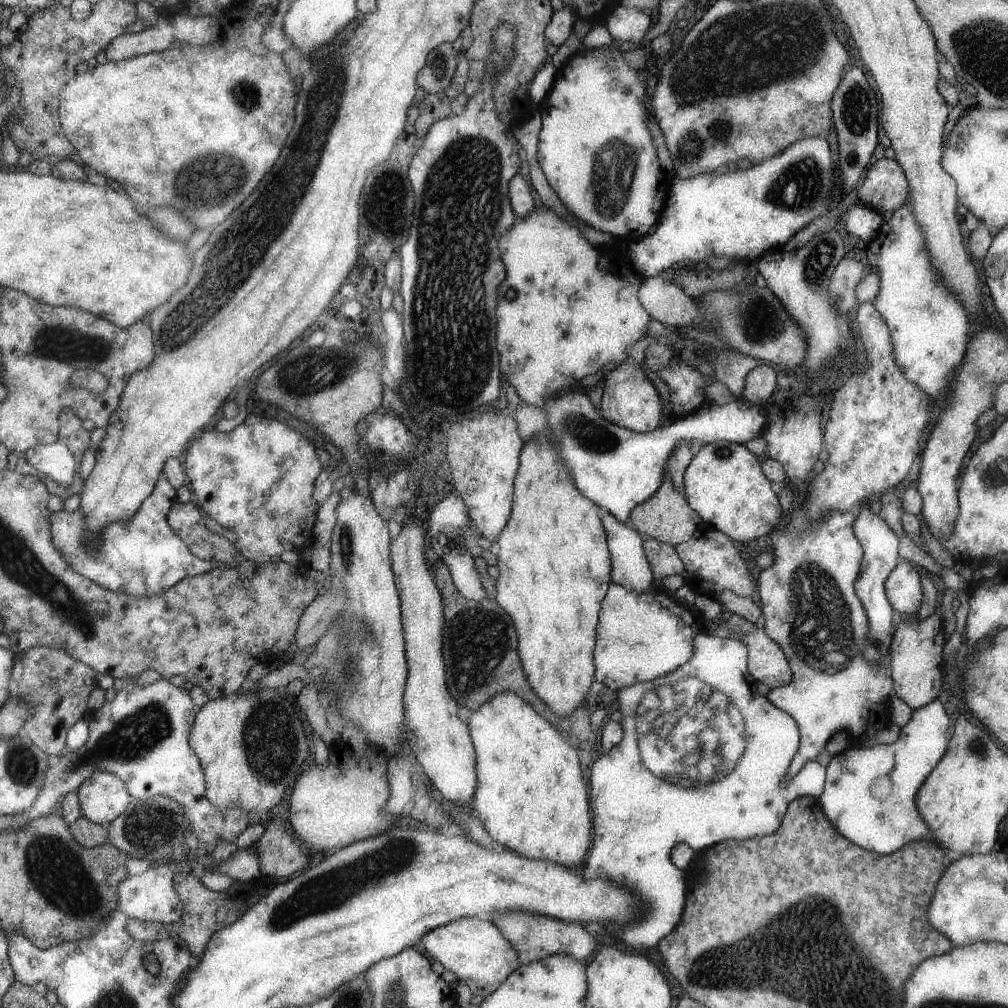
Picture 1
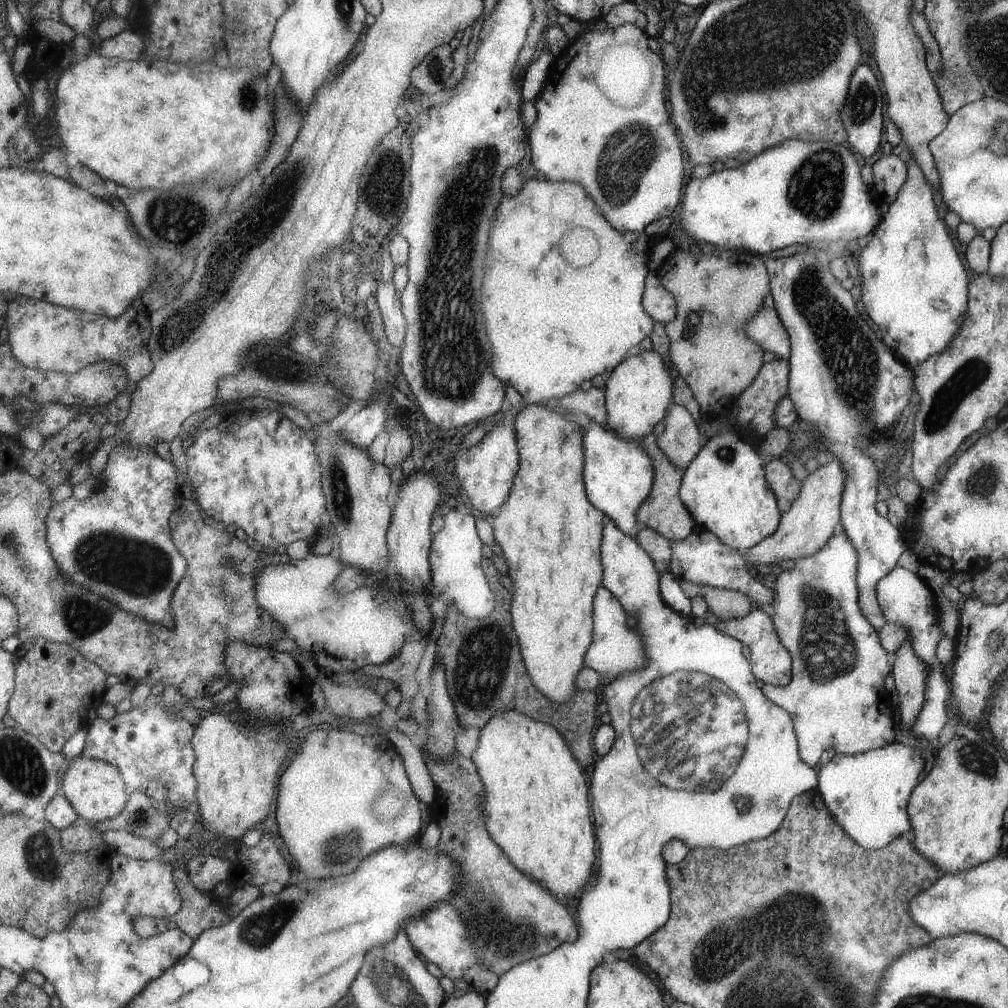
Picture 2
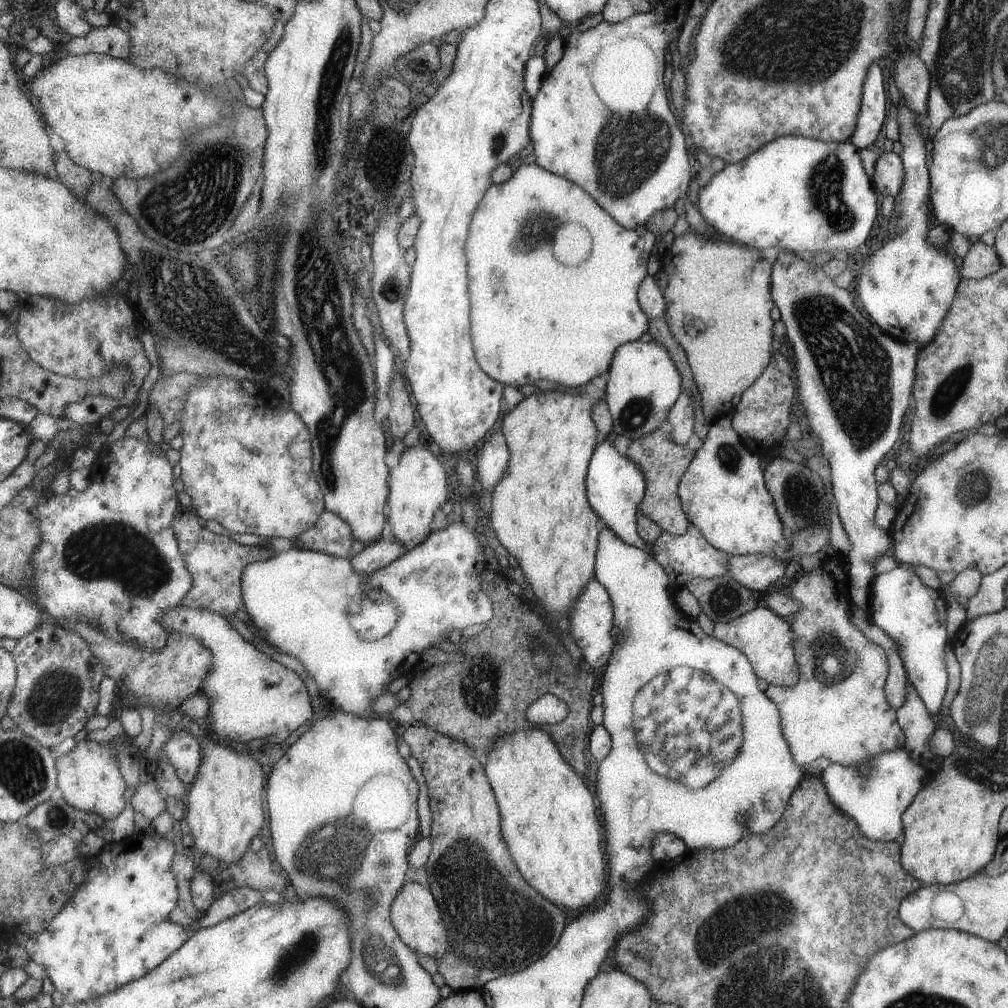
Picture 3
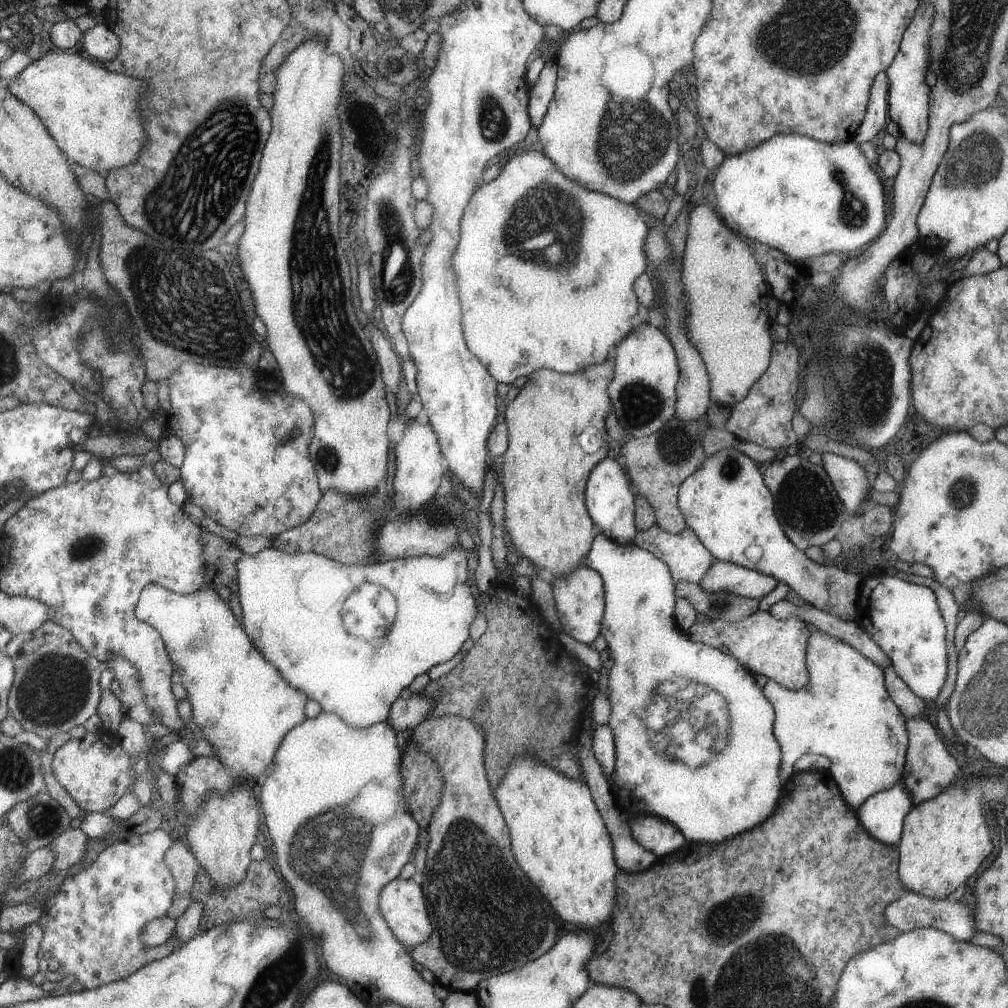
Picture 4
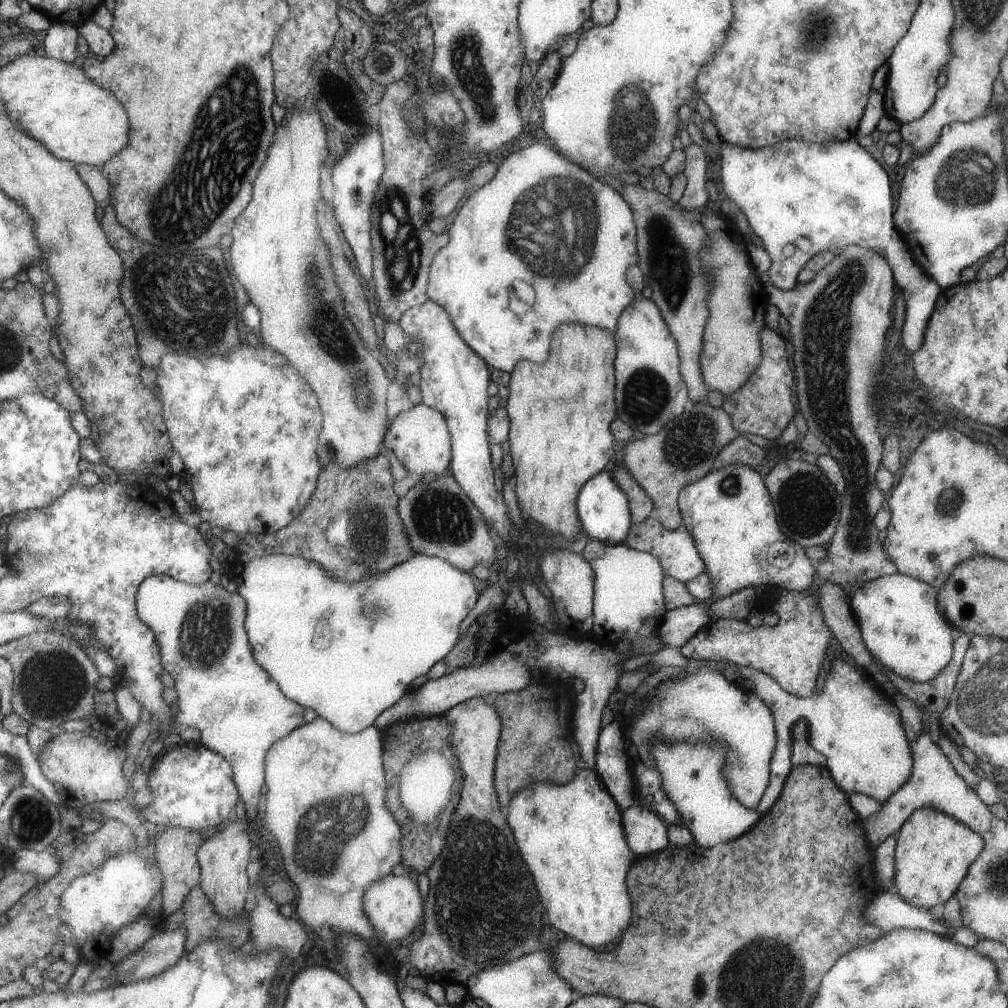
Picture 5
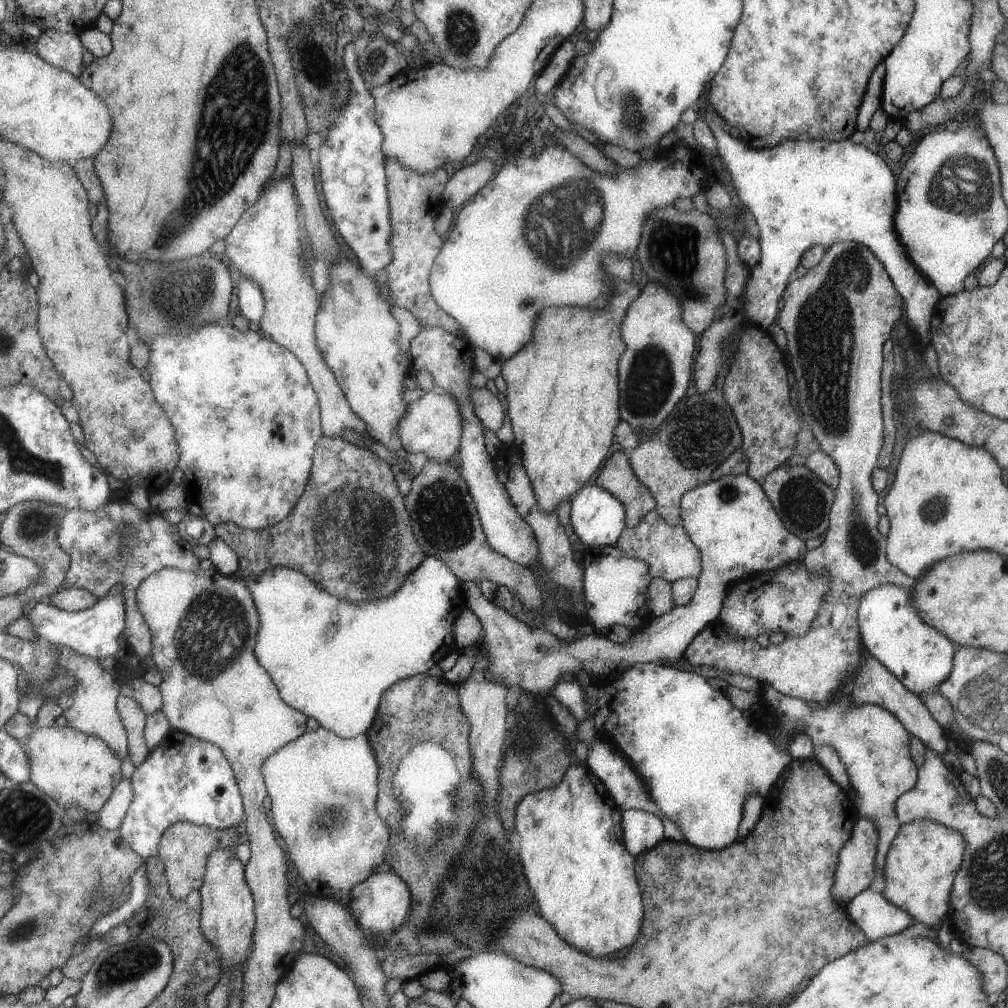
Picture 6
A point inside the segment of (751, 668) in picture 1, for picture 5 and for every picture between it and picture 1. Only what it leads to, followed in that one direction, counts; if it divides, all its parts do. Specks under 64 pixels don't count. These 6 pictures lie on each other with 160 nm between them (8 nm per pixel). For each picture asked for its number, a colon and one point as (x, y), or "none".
2: (770, 662)
3: (765, 639)
4: (771, 648)
5: (790, 652)

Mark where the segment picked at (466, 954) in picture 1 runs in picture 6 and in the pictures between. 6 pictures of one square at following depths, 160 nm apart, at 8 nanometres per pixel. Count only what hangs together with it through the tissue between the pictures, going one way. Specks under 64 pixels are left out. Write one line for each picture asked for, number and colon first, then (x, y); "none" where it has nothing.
2: (438, 935)
3: (415, 915)
4: (402, 903)
5: (394, 905)
6: (380, 903)

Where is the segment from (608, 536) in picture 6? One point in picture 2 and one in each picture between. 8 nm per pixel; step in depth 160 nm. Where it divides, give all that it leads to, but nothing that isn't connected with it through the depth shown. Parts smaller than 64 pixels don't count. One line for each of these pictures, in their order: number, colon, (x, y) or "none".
2: (618, 474)
3: (615, 485)
4: (609, 503)
5: (604, 510)

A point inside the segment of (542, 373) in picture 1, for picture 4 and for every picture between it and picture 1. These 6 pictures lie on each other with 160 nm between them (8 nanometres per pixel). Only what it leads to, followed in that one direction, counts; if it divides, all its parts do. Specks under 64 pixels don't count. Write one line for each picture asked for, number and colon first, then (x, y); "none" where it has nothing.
2: (552, 325)
3: (532, 318)
4: (551, 309)

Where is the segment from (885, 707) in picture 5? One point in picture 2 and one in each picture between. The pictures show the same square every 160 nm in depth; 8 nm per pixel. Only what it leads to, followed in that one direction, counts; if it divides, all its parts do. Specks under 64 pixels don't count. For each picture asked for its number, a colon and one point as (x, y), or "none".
2: (834, 697)
3: (837, 710)
4: (843, 712)

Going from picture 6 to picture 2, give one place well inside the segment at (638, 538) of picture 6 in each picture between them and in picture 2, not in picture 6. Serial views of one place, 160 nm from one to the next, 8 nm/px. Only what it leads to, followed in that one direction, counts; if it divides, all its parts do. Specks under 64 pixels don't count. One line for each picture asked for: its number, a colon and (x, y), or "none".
2: (701, 558)
3: (688, 556)
4: (684, 554)
5: (676, 551)

